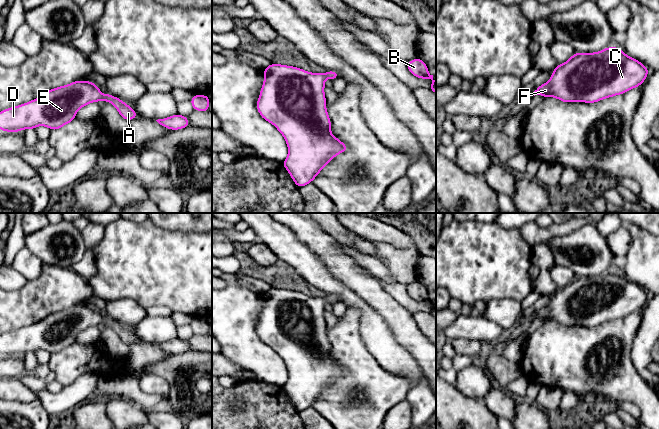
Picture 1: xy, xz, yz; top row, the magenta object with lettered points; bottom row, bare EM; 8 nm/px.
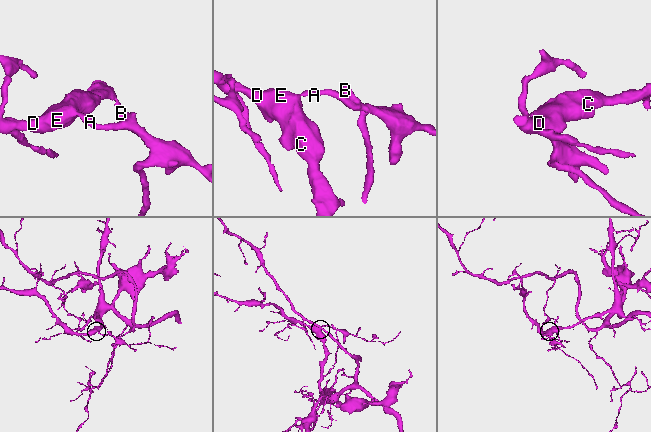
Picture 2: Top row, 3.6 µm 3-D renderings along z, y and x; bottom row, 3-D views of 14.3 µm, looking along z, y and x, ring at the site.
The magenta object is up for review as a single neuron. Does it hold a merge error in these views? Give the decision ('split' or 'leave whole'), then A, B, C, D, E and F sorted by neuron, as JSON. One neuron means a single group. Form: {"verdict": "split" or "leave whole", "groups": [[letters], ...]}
{"verdict": "split", "groups": [["A", "B"], ["C", "D", "E", "F"]]}

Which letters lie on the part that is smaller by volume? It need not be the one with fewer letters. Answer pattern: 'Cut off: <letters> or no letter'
Cut off: A, B

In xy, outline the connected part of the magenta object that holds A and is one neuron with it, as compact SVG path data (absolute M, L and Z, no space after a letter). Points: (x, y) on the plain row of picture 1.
M107 317L102 319L102 322L104 326L112 327L113 330L117 333L117 335L121 339L121 341L124 342L125 344L130 345L132 343L137 342L136 335L118 321L114 321L113 319Z

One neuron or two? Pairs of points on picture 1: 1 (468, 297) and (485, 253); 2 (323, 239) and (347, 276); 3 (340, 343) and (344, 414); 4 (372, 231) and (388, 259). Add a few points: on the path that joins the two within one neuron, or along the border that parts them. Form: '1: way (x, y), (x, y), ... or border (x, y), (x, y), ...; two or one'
1: way (468, 286), (468, 277), (474, 264); one
2: way (327, 248), (330, 254), (343, 267); one
3: way (353, 361), (353, 384), (345, 393), (345, 396); one
4: border (373, 242), (387, 242), (402, 249); two

